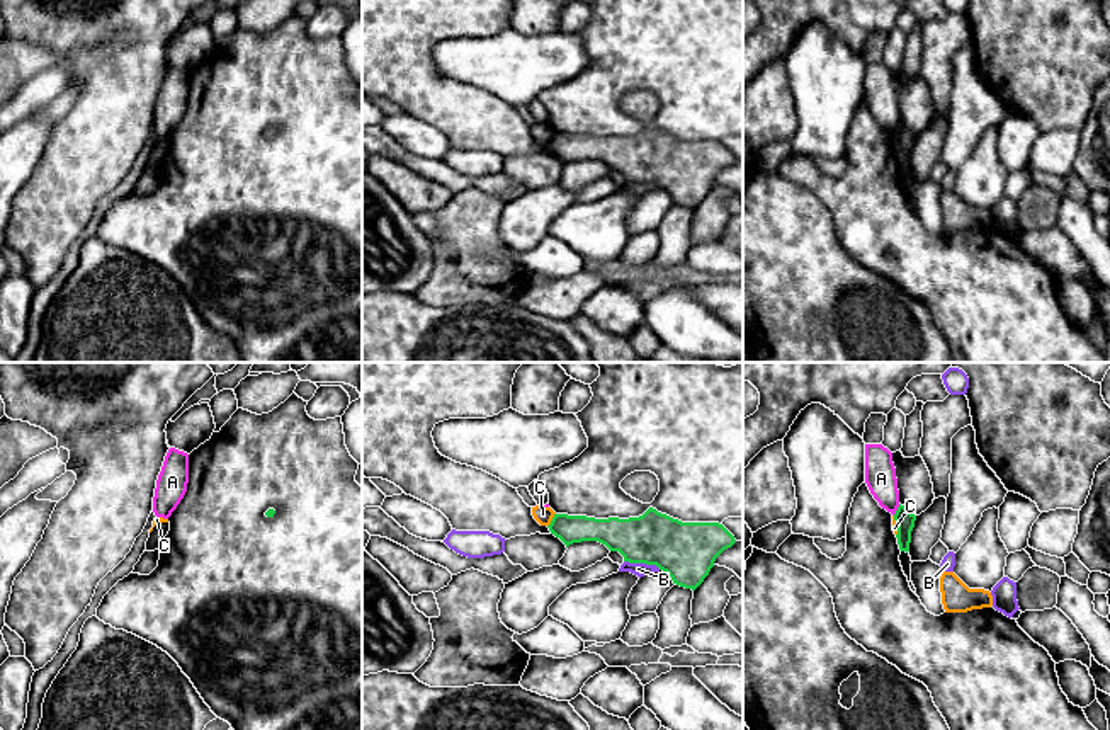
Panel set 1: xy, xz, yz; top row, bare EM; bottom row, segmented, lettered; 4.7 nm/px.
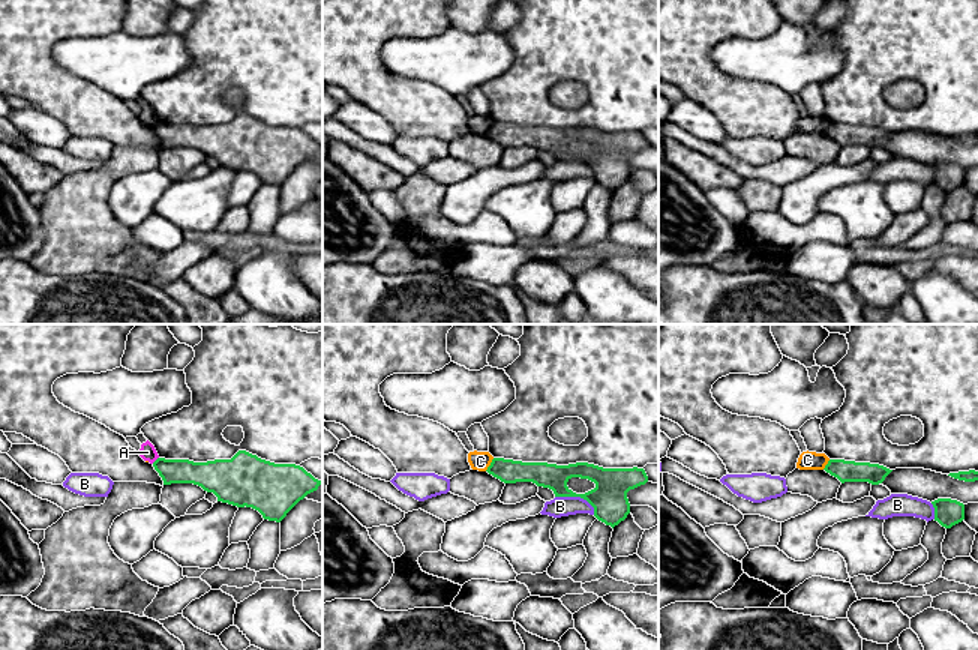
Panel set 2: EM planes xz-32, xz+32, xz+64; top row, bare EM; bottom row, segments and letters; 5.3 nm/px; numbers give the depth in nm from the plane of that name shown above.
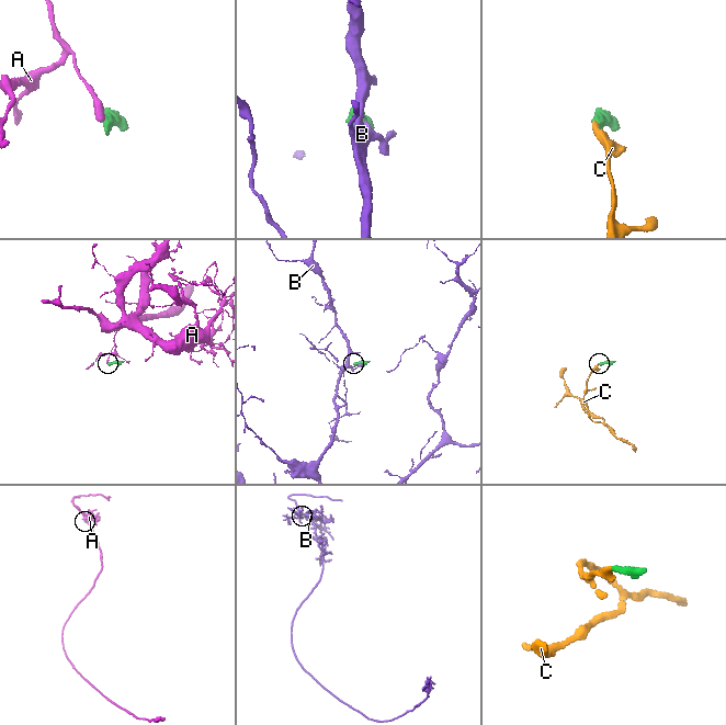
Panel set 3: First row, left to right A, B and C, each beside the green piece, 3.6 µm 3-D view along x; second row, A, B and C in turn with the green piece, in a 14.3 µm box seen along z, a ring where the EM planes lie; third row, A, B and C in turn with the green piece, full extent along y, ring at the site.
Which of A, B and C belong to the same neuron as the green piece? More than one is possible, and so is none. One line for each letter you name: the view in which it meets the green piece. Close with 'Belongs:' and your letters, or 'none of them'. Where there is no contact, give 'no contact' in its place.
Belongs: none of them

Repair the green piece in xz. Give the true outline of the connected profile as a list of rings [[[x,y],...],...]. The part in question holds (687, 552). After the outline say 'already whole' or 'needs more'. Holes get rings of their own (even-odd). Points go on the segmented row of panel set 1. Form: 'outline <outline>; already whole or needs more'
outline [[[653,507],[629,519],[554,514],[547,528],[566,548],[598,541],[619,551],[624,562],[656,565],[673,584],[692,590],[709,575],[716,558],[736,543],[719,522],[682,522]]]; already whole

